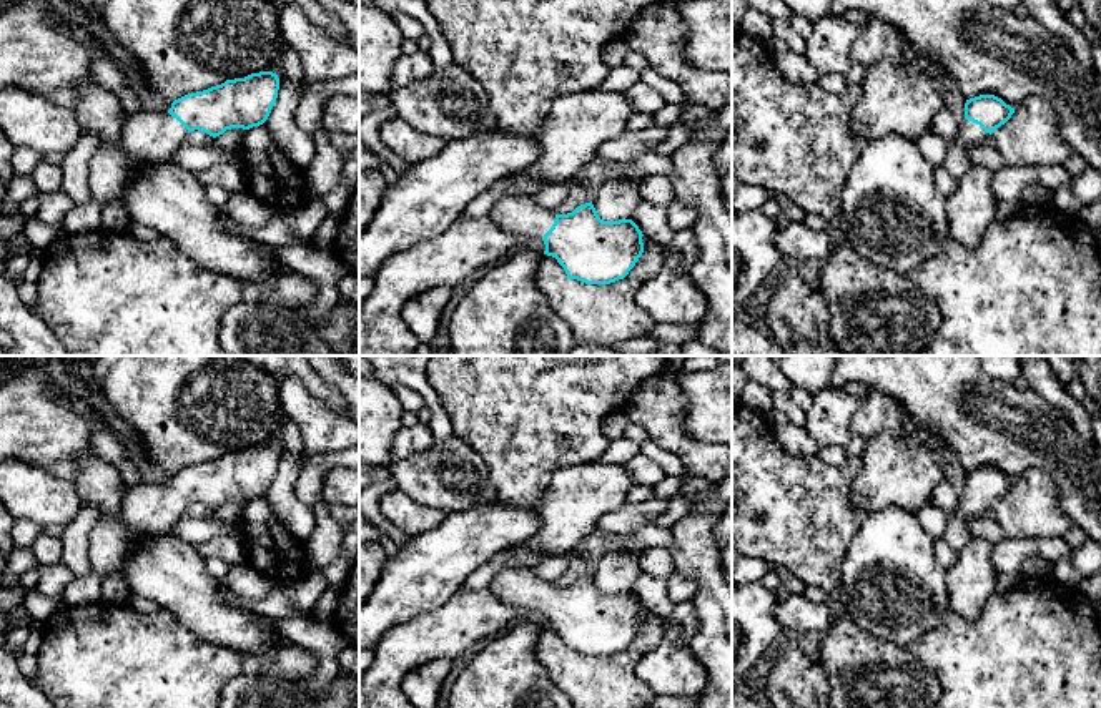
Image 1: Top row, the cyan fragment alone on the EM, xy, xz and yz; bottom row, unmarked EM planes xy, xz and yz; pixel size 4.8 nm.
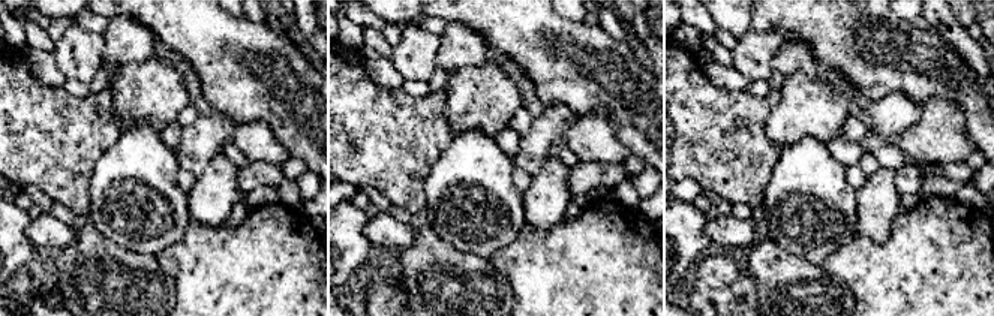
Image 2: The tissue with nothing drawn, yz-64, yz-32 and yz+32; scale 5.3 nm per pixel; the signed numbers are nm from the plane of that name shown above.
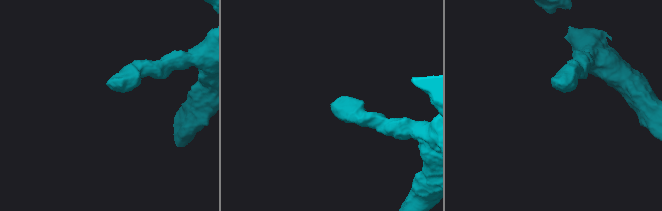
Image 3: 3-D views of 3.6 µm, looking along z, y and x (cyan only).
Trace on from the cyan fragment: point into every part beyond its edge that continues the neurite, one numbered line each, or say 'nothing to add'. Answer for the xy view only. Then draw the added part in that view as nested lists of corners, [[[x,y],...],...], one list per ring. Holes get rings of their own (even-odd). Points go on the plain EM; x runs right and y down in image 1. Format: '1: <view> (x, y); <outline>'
1: xy (147, 511); [[[128,485],[120,510],[98,519],[90,532],[91,573],[121,573],[146,538],[175,535],[188,502],[170,485]]]

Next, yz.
1: yz (968, 507); [[[963,490],[958,497],[956,507],[946,514],[943,540],[946,540],[955,550],[963,550],[971,540],[970,522],[986,514],[990,514],[990,505],[980,497]]]

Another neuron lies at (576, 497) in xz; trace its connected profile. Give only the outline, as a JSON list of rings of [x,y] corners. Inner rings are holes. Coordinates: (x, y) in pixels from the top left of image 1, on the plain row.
[[[597,460],[559,469],[536,505],[541,529],[524,547],[542,557],[575,552],[600,517],[625,504],[632,487],[624,465]]]

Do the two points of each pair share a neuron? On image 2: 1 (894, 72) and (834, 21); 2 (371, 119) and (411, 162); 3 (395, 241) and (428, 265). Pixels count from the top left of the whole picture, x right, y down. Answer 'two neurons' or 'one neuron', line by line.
1: one neuron
2: one neuron
3: two neurons

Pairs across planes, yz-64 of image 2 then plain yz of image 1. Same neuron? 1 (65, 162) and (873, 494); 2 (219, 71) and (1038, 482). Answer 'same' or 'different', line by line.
1: different
2: different

